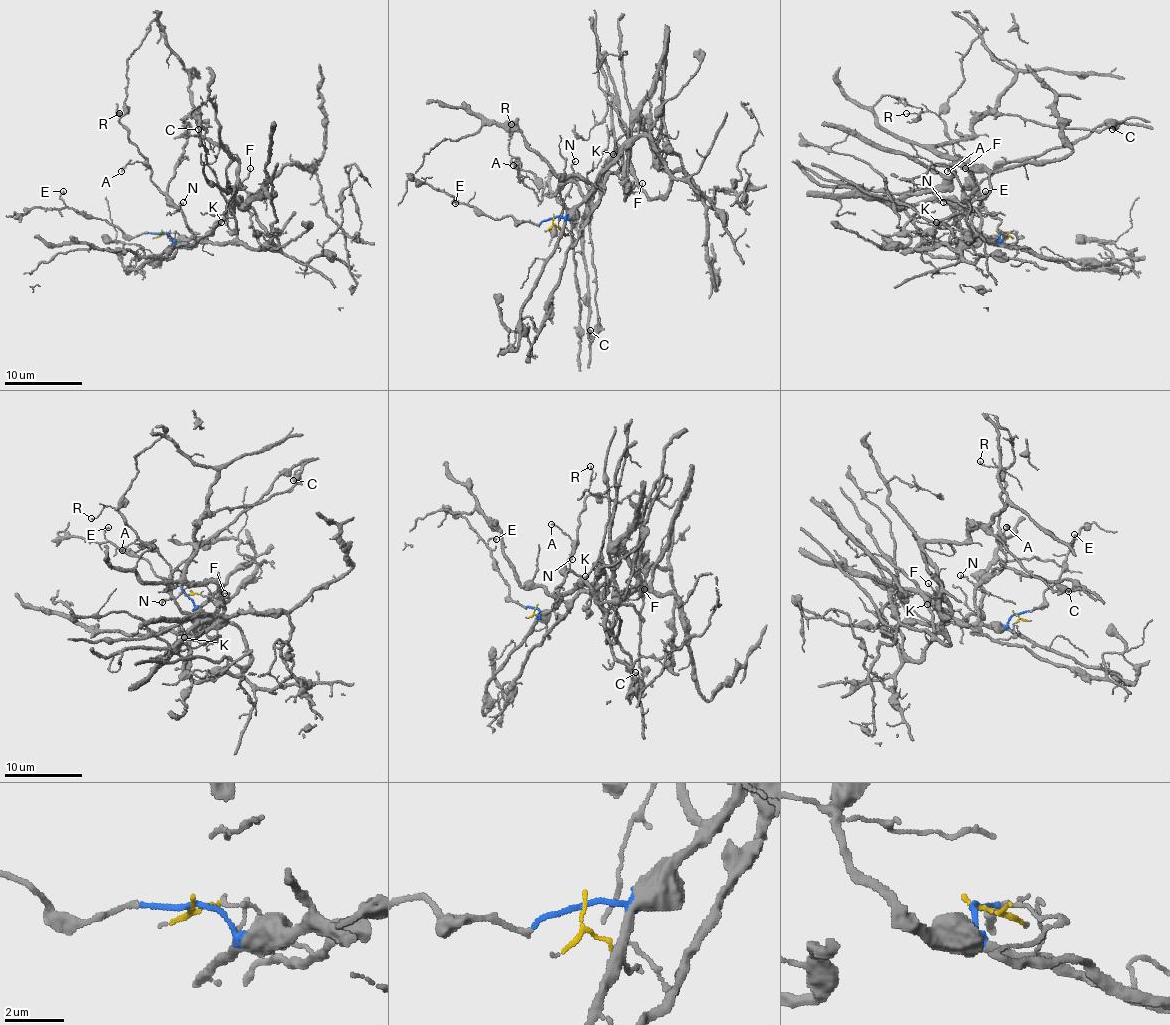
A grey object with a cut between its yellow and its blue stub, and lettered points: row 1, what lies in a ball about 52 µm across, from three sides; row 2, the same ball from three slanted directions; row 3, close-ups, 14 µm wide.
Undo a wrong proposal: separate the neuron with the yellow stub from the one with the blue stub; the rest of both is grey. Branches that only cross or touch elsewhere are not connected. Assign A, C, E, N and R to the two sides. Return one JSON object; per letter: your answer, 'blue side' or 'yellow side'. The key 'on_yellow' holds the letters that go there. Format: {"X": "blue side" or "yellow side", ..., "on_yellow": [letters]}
{"A": "blue side", "C": "yellow side", "E": "blue side", "N": "blue side", "R": "blue side", "on_yellow": ["C"]}

